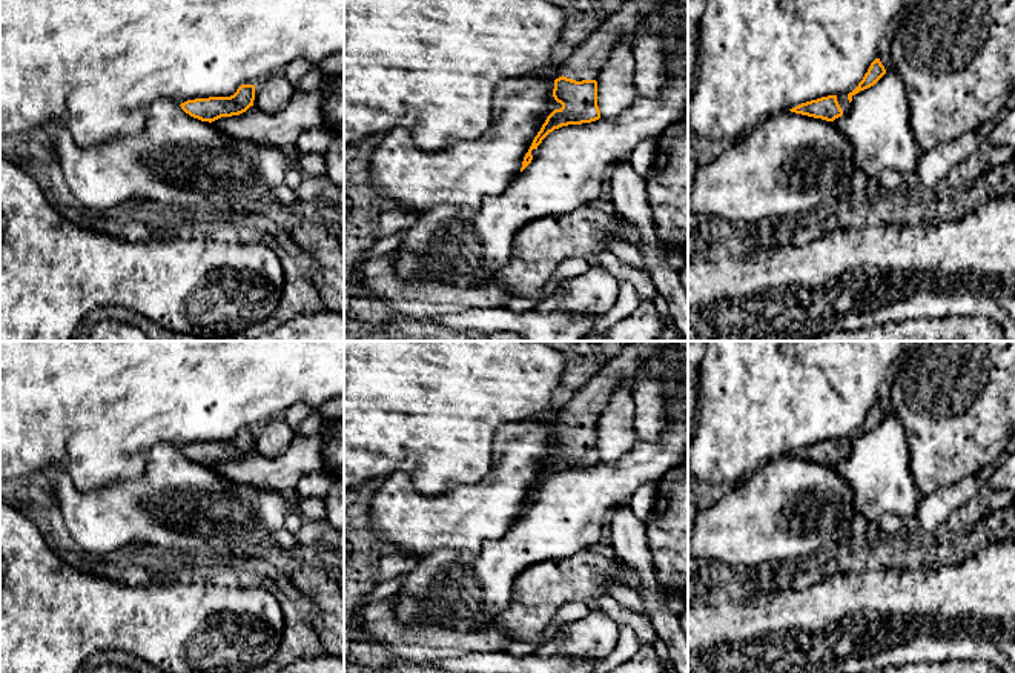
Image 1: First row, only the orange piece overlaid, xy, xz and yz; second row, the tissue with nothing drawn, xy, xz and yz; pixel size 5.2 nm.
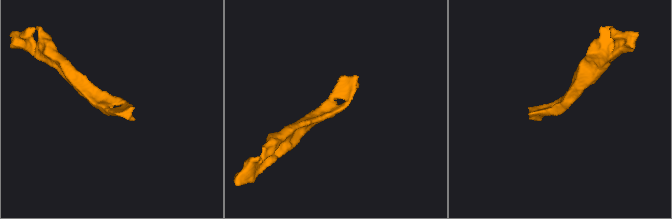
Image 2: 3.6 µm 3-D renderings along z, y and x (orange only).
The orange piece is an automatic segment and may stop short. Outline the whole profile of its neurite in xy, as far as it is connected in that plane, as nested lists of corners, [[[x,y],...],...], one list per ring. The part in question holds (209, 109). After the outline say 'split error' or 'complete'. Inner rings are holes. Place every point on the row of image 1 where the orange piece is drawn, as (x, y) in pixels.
[[[241,85],[230,97],[195,98],[181,103],[181,109],[201,121],[215,121],[221,117],[232,117],[246,112],[253,106],[255,86]]]; complete

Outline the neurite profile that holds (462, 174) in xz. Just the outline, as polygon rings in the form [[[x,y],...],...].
[[[562,68],[544,75],[525,75],[496,86],[493,123],[479,138],[459,141],[439,152],[424,152],[415,146],[407,129],[382,135],[369,166],[369,186],[388,200],[392,207],[430,212],[441,204],[467,206],[478,211],[484,197],[499,195],[519,175],[525,154],[547,117],[562,104],[553,97],[554,80]]]

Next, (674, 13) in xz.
[[[670,2],[659,15],[677,31],[677,37],[688,26],[688,2]]]

